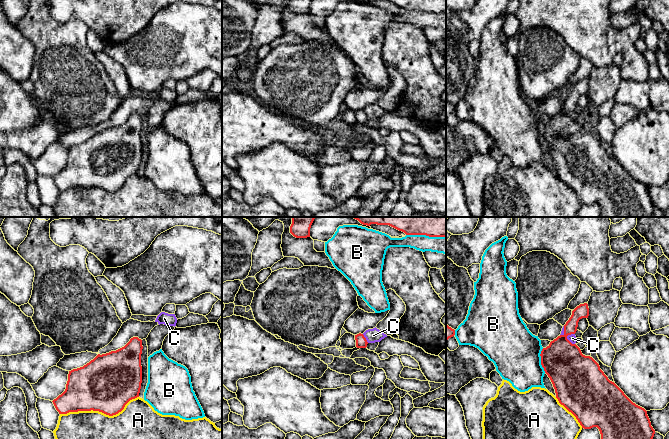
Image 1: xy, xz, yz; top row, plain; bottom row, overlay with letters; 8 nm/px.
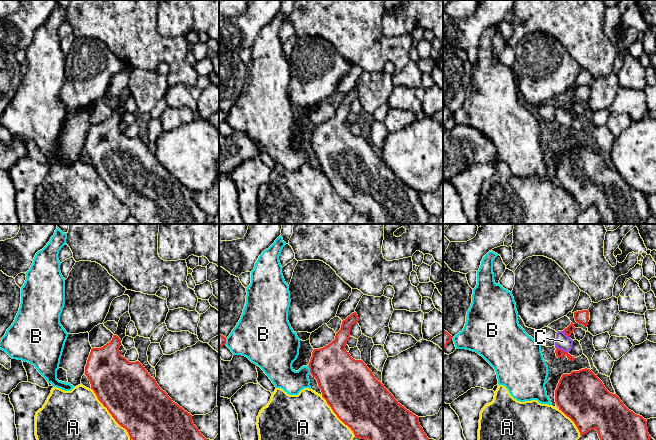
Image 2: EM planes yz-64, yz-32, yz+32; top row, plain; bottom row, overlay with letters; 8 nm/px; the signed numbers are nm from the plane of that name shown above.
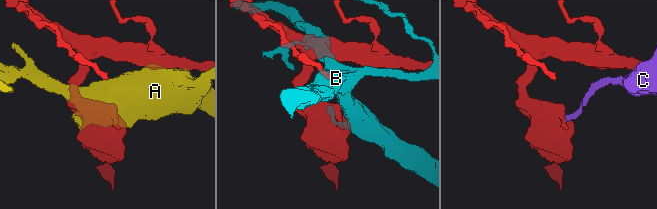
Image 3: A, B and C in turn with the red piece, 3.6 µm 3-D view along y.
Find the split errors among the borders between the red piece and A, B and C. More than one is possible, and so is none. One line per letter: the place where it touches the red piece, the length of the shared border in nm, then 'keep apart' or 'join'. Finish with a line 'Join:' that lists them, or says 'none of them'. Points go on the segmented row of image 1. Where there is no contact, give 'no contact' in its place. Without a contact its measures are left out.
A: meets red in xy at (99, 411); contact 650 nm long; keep apart
B: meets red in xz at (426, 235); contact 320 nm long; keep apart
C: meets red in yz at (568, 340); contact 100 nm long; keep apart
Join: none of them

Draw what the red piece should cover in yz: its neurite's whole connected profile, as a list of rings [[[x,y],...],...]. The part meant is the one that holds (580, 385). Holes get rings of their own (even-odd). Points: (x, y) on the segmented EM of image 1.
[[[587,303],[577,306],[564,325],[564,334],[541,351],[541,365],[553,384],[556,398],[576,417],[582,428],[597,427],[601,439],[653,439],[655,430],[651,426],[647,411],[633,403],[608,379],[592,357],[583,355],[580,348],[567,339],[568,335],[576,333],[579,320],[588,316]]]

